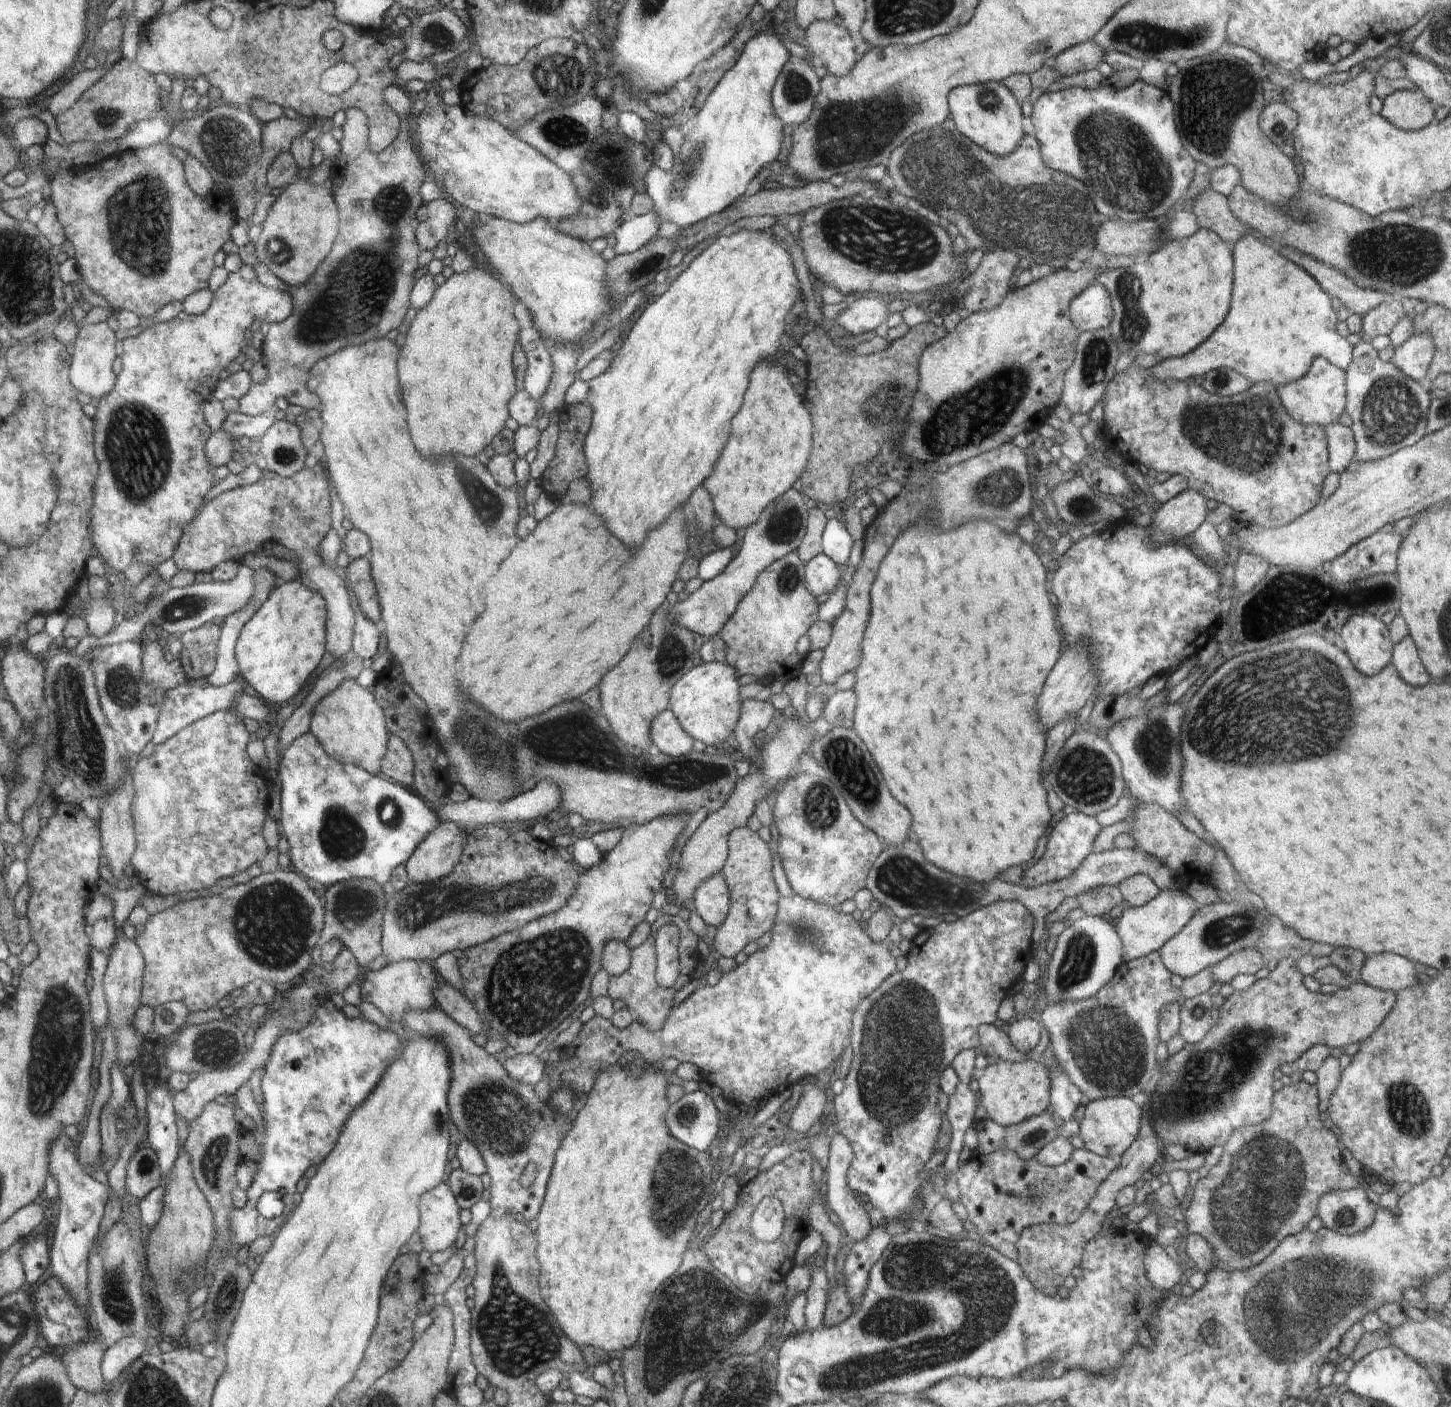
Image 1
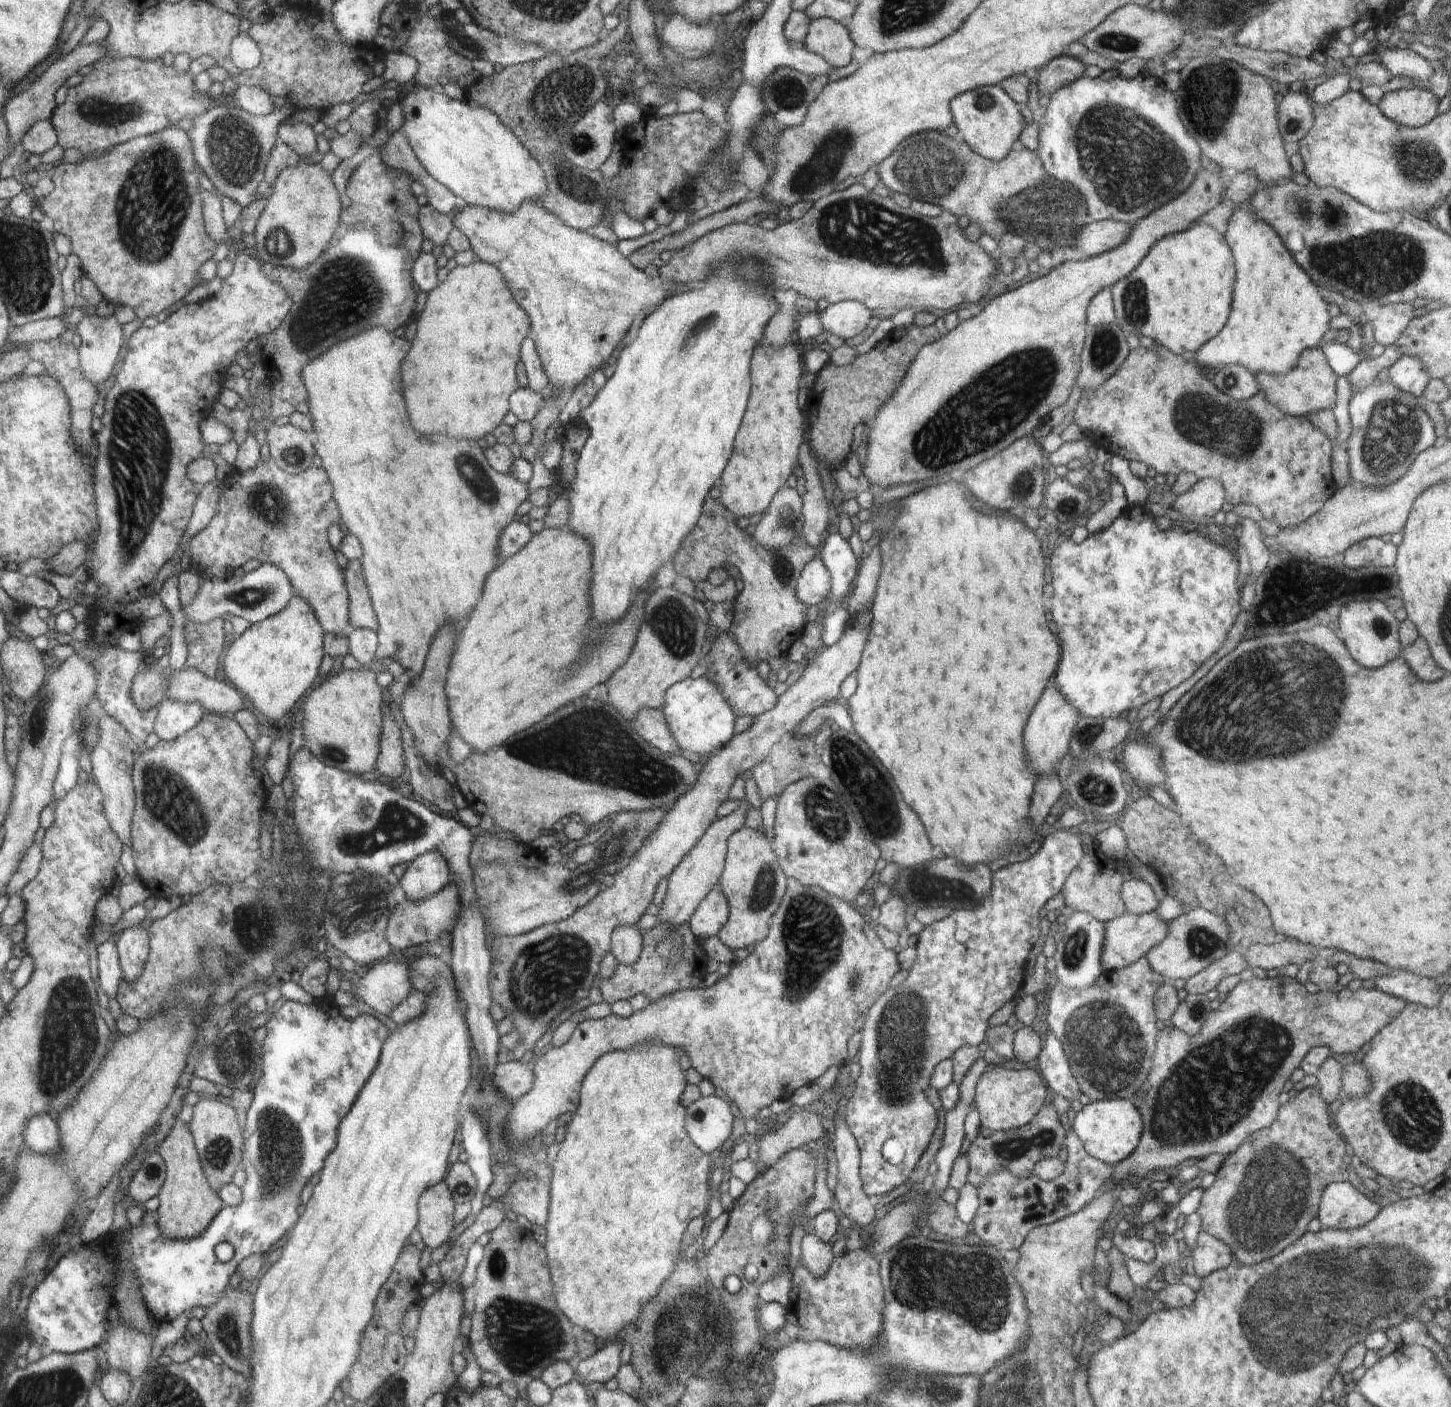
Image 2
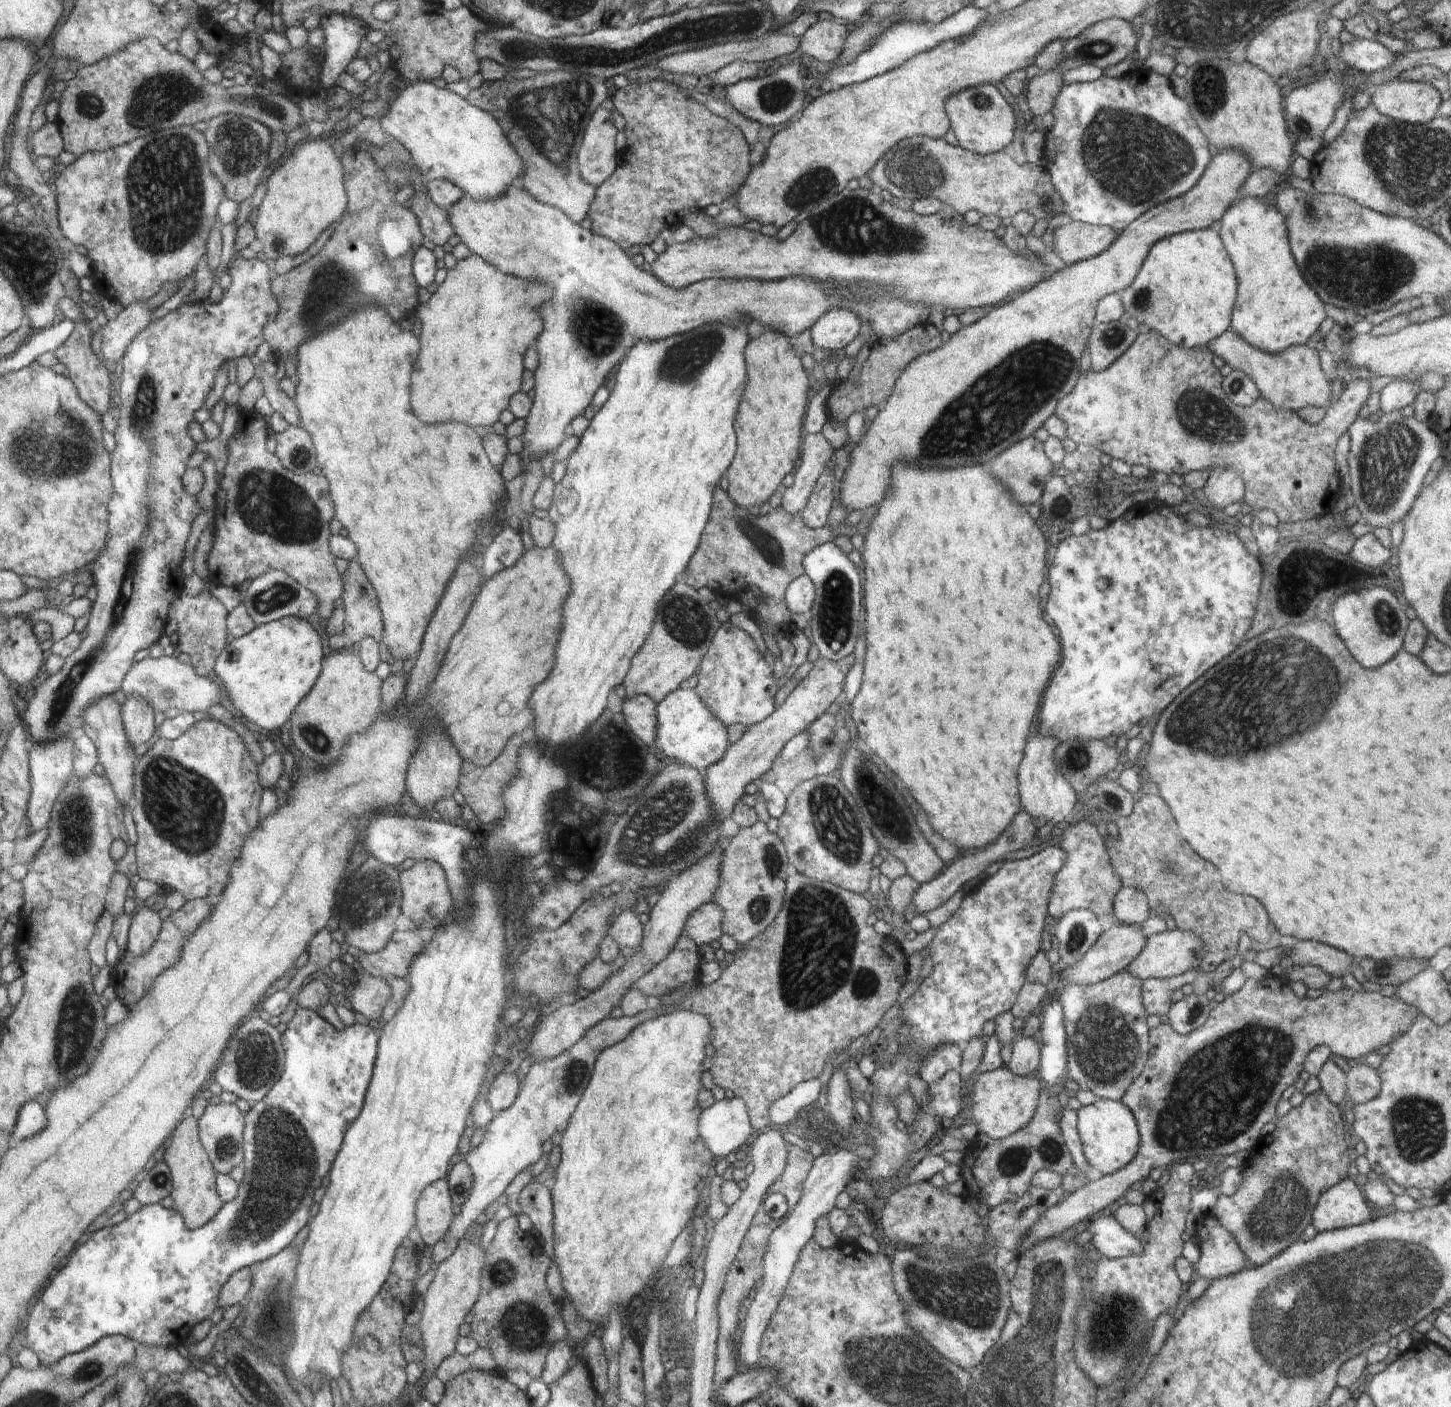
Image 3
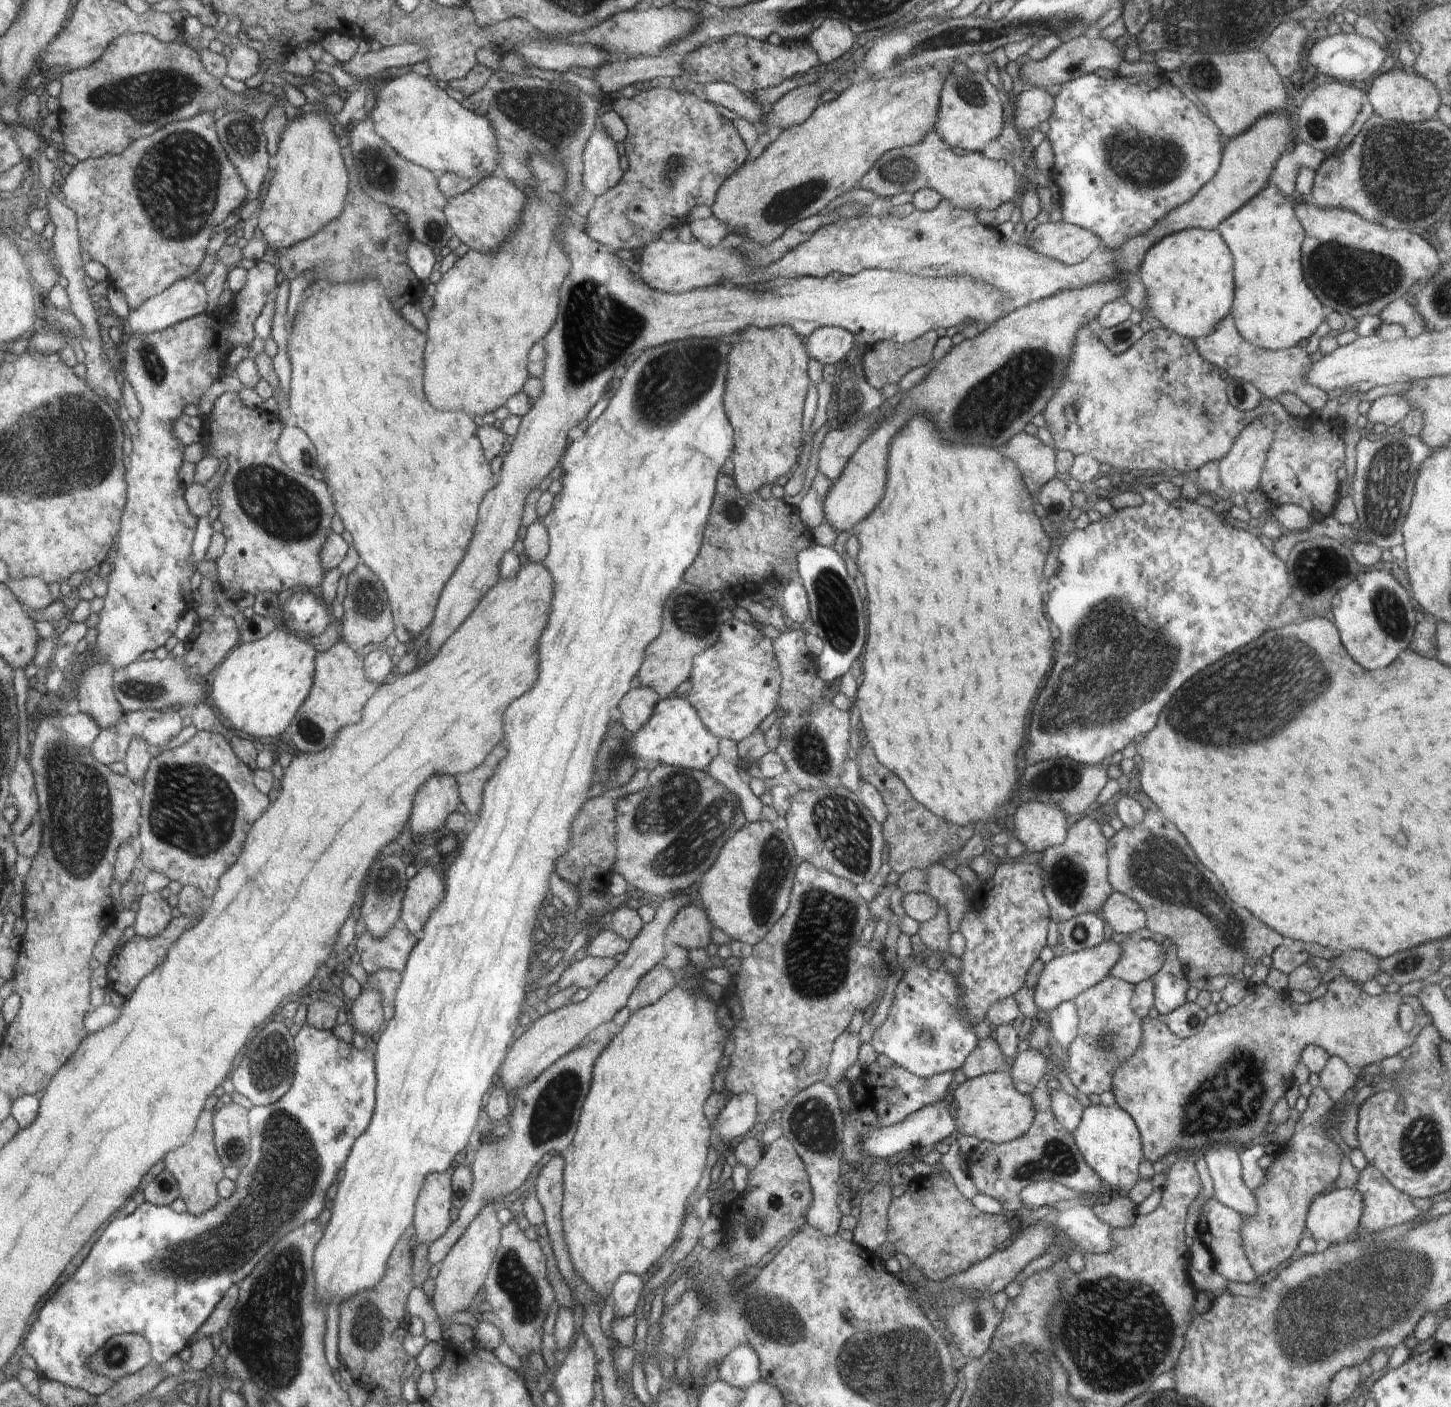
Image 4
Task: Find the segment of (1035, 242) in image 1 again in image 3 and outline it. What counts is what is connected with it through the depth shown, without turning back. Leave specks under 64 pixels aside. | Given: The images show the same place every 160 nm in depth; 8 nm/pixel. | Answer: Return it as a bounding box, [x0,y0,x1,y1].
[868,137,1065,221]

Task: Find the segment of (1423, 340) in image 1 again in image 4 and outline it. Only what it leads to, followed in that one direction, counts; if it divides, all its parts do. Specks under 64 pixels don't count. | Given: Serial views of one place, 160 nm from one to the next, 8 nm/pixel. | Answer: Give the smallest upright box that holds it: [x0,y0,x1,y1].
[1367,395,1411,429]

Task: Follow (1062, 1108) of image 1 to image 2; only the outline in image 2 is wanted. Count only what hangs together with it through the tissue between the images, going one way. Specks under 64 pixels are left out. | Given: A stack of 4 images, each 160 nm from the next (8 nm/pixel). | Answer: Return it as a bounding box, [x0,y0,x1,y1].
[1035,1029,1080,1102]

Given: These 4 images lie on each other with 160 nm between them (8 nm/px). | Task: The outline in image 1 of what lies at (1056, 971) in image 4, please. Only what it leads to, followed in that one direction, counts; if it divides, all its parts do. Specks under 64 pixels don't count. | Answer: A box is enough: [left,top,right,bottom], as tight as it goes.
[1115,890,1197,961]

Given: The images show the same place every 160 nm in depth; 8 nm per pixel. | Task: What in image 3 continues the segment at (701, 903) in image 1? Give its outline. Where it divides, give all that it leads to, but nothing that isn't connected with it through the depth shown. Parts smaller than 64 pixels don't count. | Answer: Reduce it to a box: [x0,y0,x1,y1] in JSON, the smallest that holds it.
[684,901,724,945]

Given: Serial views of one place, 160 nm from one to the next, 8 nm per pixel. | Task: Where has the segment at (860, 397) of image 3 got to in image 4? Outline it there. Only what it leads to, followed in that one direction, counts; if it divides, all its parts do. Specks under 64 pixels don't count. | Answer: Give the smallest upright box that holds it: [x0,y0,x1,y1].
[864,331,938,388]

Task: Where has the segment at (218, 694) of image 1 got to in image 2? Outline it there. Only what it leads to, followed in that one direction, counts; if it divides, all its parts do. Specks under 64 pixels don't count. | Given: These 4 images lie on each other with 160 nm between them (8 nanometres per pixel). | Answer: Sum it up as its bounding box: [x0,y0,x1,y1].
[154,696,204,741]

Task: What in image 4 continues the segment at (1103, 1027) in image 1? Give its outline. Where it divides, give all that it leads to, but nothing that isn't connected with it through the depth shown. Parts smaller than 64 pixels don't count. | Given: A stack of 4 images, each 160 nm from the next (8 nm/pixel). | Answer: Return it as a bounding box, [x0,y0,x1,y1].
[1061,975,1142,1095]

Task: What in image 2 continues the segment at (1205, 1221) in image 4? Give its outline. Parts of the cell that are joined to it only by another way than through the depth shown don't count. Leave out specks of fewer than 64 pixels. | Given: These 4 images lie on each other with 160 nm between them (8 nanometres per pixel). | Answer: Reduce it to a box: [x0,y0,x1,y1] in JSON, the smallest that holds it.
[1192,1231,1232,1278]

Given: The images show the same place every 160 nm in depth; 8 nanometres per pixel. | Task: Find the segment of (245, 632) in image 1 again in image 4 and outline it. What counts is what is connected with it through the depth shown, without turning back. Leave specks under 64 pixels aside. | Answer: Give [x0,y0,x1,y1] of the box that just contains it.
[210,630,316,736]

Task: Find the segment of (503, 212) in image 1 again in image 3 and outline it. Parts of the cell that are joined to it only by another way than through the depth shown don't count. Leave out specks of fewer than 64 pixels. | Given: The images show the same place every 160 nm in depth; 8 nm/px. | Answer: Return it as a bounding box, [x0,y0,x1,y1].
[380,81,525,201]

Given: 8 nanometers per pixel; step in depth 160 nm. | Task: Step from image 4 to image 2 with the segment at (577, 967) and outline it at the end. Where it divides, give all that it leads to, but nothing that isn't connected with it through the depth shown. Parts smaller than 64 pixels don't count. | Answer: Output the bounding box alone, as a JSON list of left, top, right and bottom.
[596,923,706,1004]

